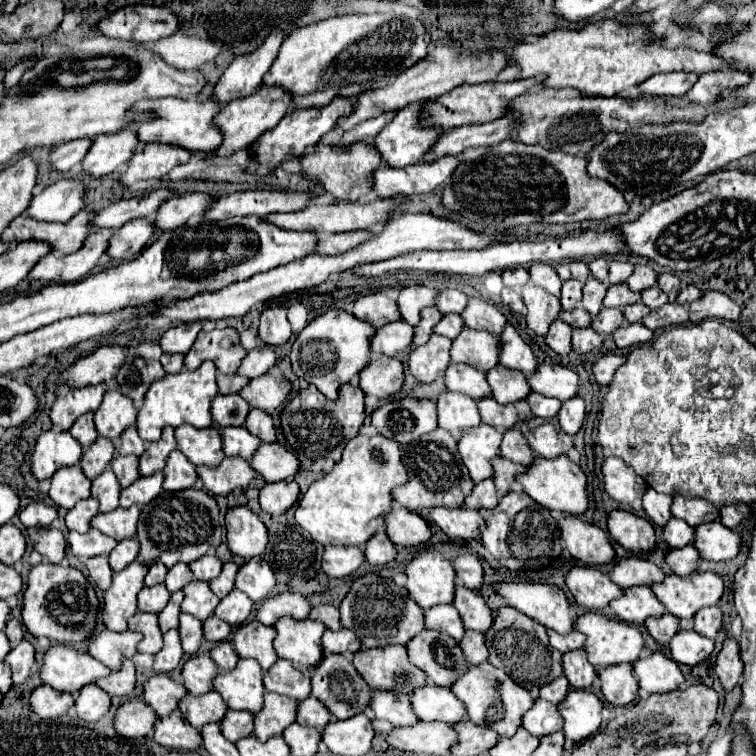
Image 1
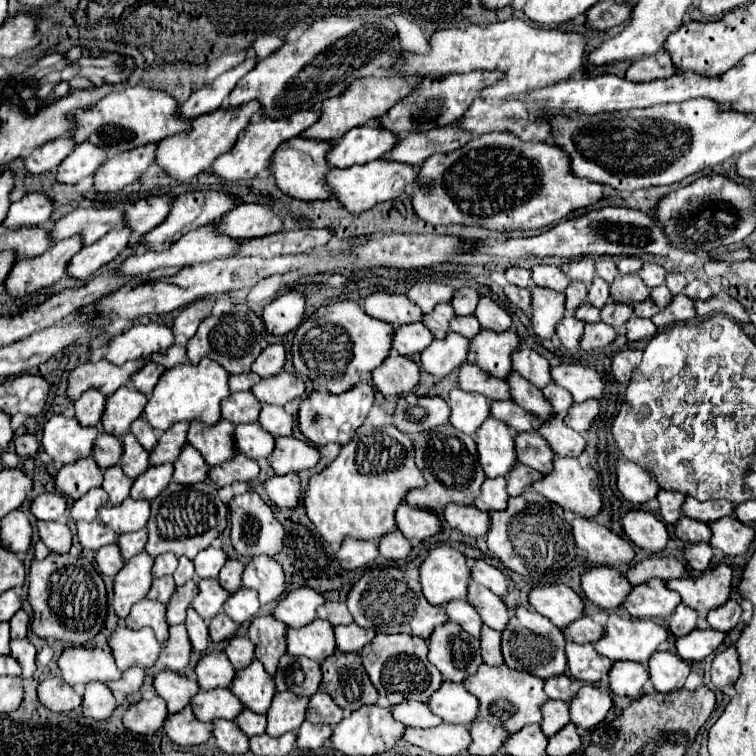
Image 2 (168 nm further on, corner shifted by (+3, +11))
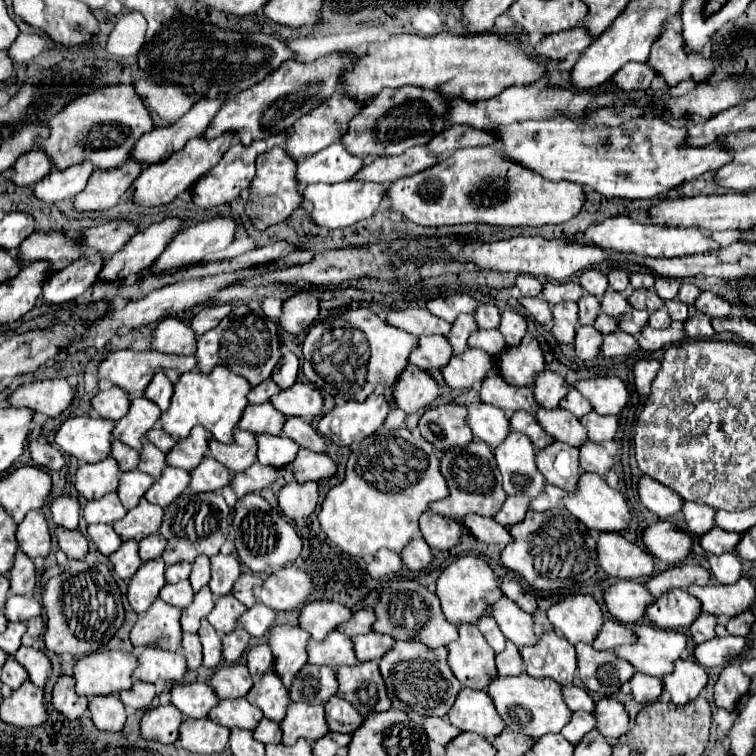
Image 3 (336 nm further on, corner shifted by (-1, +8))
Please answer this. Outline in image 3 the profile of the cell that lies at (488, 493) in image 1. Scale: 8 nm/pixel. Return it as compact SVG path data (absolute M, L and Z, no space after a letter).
M515 495L515 497L507 497L505 507L495 515L495 521L501 523L503 527L511 527L517 525L525 519L527 511L531 511L531 499L529 495Z

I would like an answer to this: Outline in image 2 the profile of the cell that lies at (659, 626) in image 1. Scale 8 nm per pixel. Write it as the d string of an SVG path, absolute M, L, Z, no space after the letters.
M679 604L671 616L667 616L667 626L671 628L671 634L673 636L685 636L689 634L693 628L695 628L695 620L697 620L697 614L685 606L685 604Z

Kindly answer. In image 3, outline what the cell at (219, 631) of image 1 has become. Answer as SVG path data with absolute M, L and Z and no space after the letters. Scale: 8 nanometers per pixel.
M237 627L237 631L233 631L233 635L225 635L223 637L223 657L225 657L225 661L229 661L229 663L239 661L241 655L245 653L245 649L247 649L249 639L251 637L241 627Z

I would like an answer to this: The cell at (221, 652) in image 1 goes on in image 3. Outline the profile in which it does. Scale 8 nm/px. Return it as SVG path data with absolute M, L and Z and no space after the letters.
M267 643L257 645L247 653L247 667L253 677L261 677L263 673L267 673L273 667L273 663L275 663L275 659L273 659L273 653Z

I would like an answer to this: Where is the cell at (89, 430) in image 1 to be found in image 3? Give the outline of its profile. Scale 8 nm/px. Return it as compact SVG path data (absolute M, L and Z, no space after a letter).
M111 387L111 389L105 389L105 391L99 391L93 401L91 401L93 409L105 417L105 419L121 419L127 411L129 411L129 393L125 393L121 387Z

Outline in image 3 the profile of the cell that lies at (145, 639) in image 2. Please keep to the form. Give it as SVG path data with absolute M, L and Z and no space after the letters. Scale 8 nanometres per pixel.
M143 649L139 655L139 667L135 679L145 683L183 683L183 677L187 673L187 661L179 653L161 651L161 649Z

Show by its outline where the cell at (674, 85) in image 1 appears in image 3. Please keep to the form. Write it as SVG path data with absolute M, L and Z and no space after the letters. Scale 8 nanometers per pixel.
M627 63L613 75L611 85L621 91L635 93L635 91L649 89L653 77L657 77L655 71L645 67L645 63Z

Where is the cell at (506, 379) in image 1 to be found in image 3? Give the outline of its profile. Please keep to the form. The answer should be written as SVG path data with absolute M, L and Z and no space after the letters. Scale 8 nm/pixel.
M539 407L535 417L545 427L545 431L553 435L557 441L569 443L571 447L581 447L587 441L587 429L581 425L581 421L573 413L565 409L545 411L543 407Z

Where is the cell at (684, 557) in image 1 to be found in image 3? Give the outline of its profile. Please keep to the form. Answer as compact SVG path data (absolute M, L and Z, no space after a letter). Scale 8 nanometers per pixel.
M737 553L711 555L707 559L709 559L709 567L711 567L713 577L723 585L737 583L737 579L743 575L743 563Z

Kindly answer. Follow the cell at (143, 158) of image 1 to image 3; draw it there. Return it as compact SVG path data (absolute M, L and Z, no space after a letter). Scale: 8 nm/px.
M123 163L113 171L93 171L85 189L73 199L73 209L83 211L107 211L117 205L119 197L129 191L133 179L141 173L139 163Z

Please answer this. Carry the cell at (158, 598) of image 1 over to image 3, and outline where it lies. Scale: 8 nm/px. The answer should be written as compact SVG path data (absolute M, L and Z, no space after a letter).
M181 581L181 583L175 583L175 585L165 585L161 589L161 599L165 603L171 603L171 605L177 605L177 607L187 607L191 601L193 601L193 587L189 581Z

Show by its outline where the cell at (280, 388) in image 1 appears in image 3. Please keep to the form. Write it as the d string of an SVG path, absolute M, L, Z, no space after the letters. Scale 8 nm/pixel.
M295 383L291 389L281 391L281 395L275 395L271 403L283 415L303 419L313 419L323 409L323 397L311 383Z

